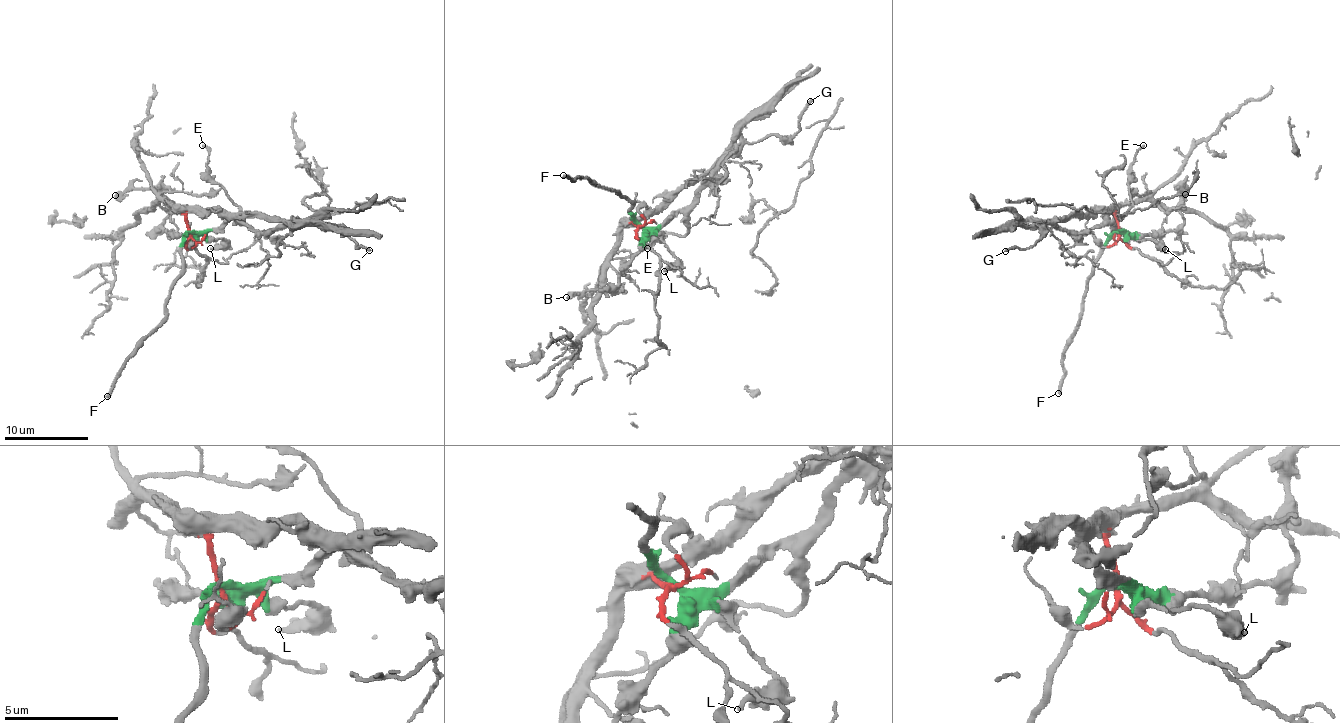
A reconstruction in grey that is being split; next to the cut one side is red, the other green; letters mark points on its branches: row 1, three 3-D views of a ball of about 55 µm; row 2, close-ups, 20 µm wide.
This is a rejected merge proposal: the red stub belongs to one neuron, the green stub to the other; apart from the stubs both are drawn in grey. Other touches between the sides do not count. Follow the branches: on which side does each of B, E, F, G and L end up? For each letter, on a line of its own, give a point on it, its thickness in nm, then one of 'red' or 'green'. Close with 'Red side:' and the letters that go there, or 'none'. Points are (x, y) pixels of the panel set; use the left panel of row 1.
B: (115, 195) | 600 nm | green
E: (202, 145) | 130 nm | green
F: (107, 396) | 260 nm | green
G: (369, 250) | 170 nm | green
L: (210, 248) | 280 nm | green
Red side: none

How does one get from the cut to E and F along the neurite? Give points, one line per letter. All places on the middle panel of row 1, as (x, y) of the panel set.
E: (639, 225), (662, 227), (682, 212), (688, 227), (683, 235), (656, 235), (647, 249)
F: (639, 225), (630, 213), (632, 203), (618, 191), (600, 188), (585, 178), (574, 180), (563, 174)

